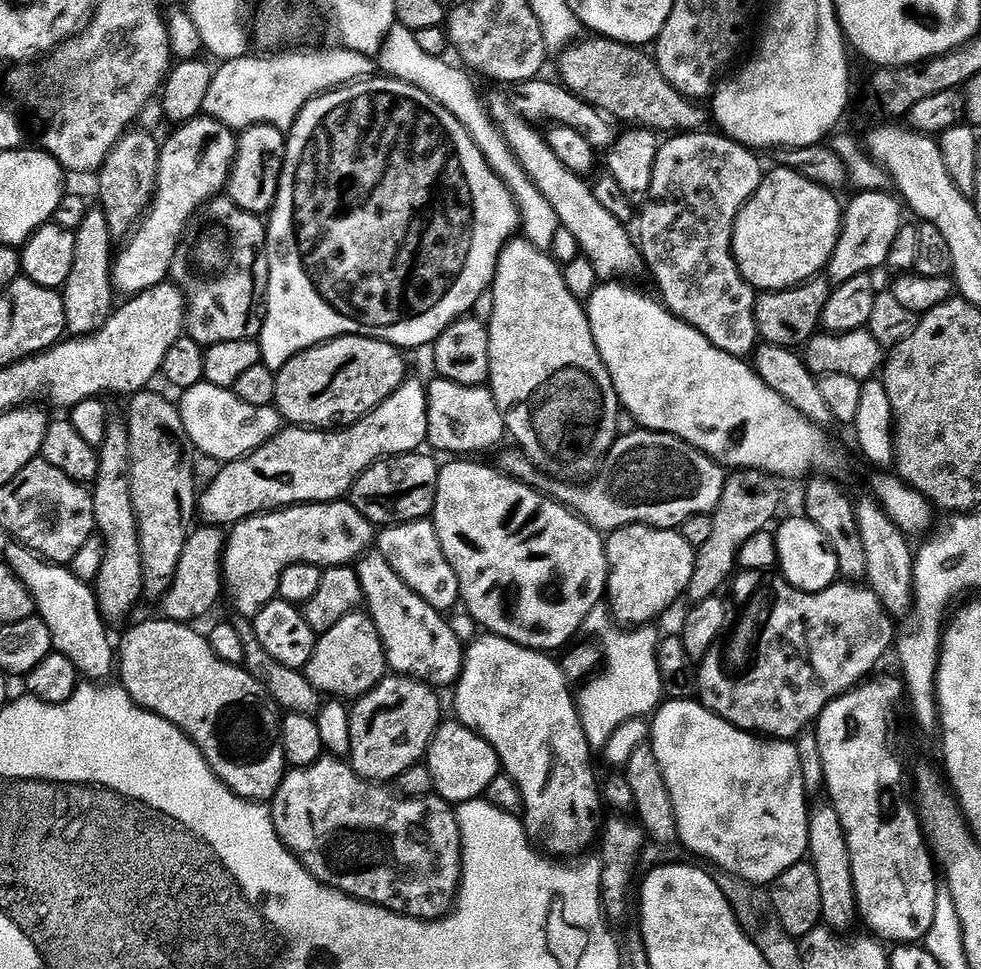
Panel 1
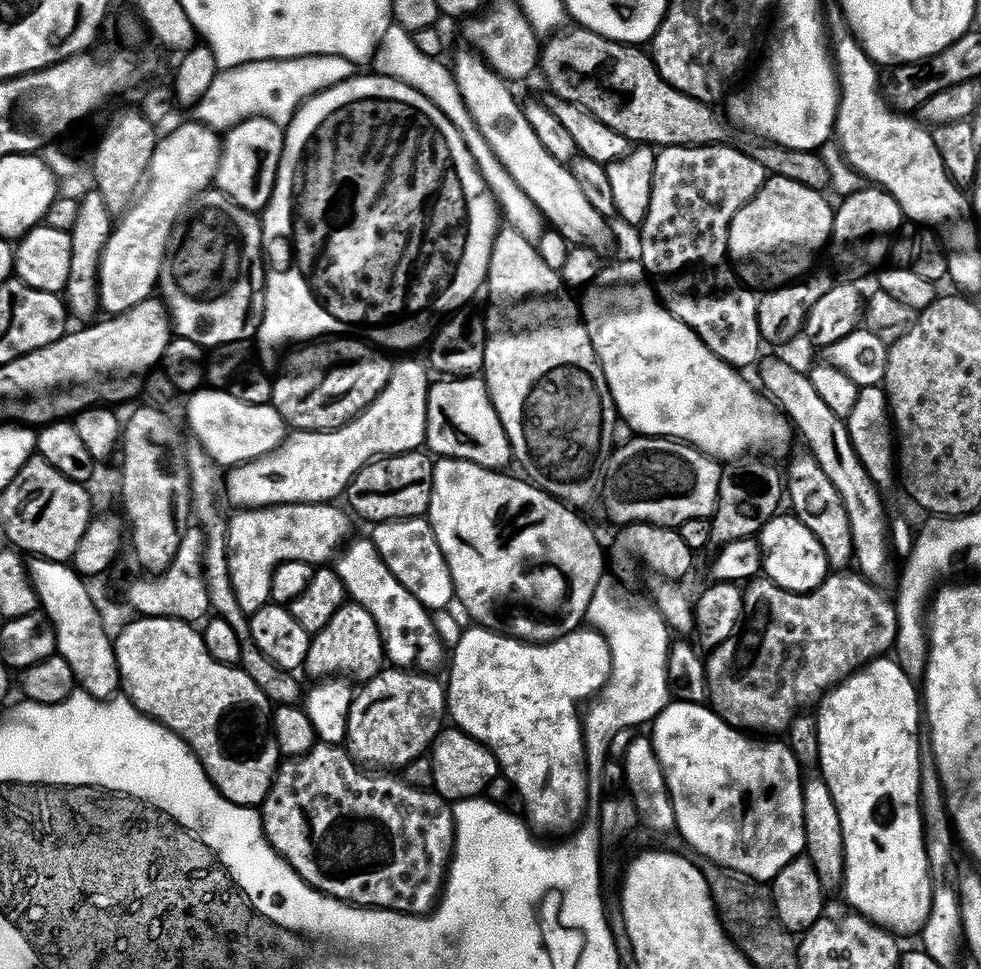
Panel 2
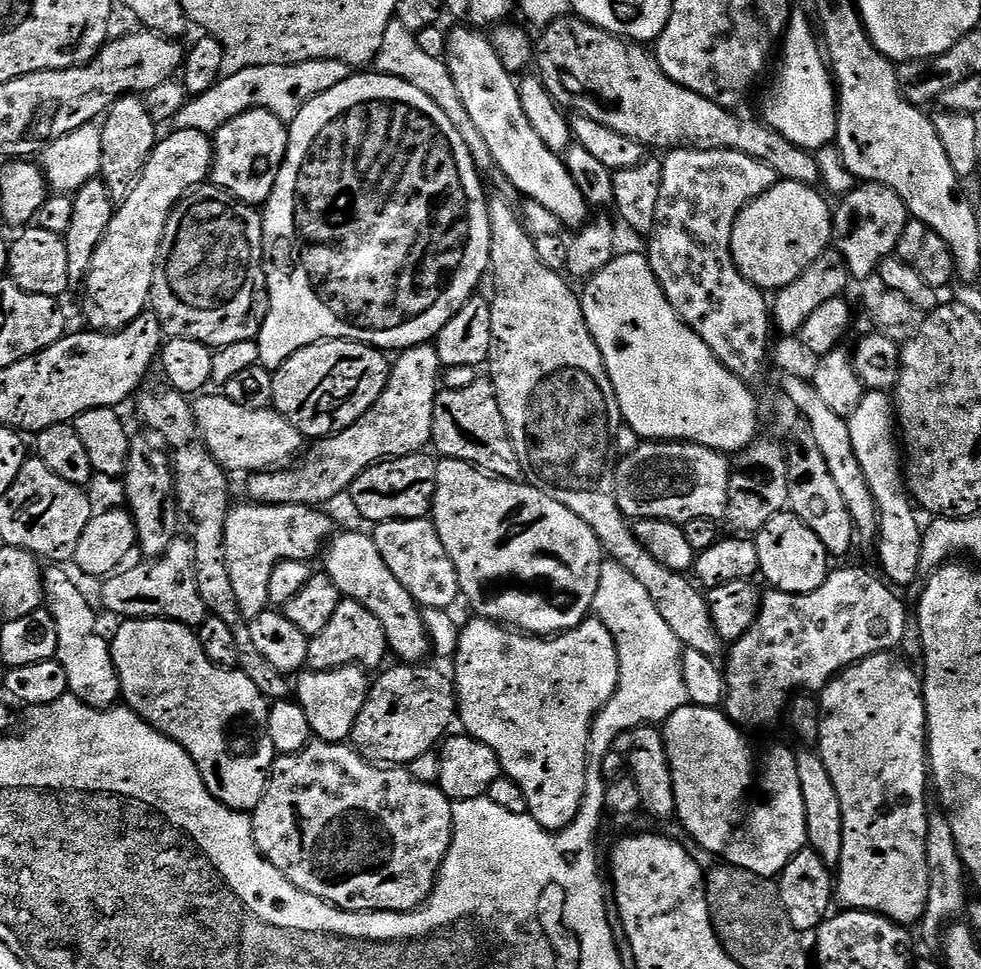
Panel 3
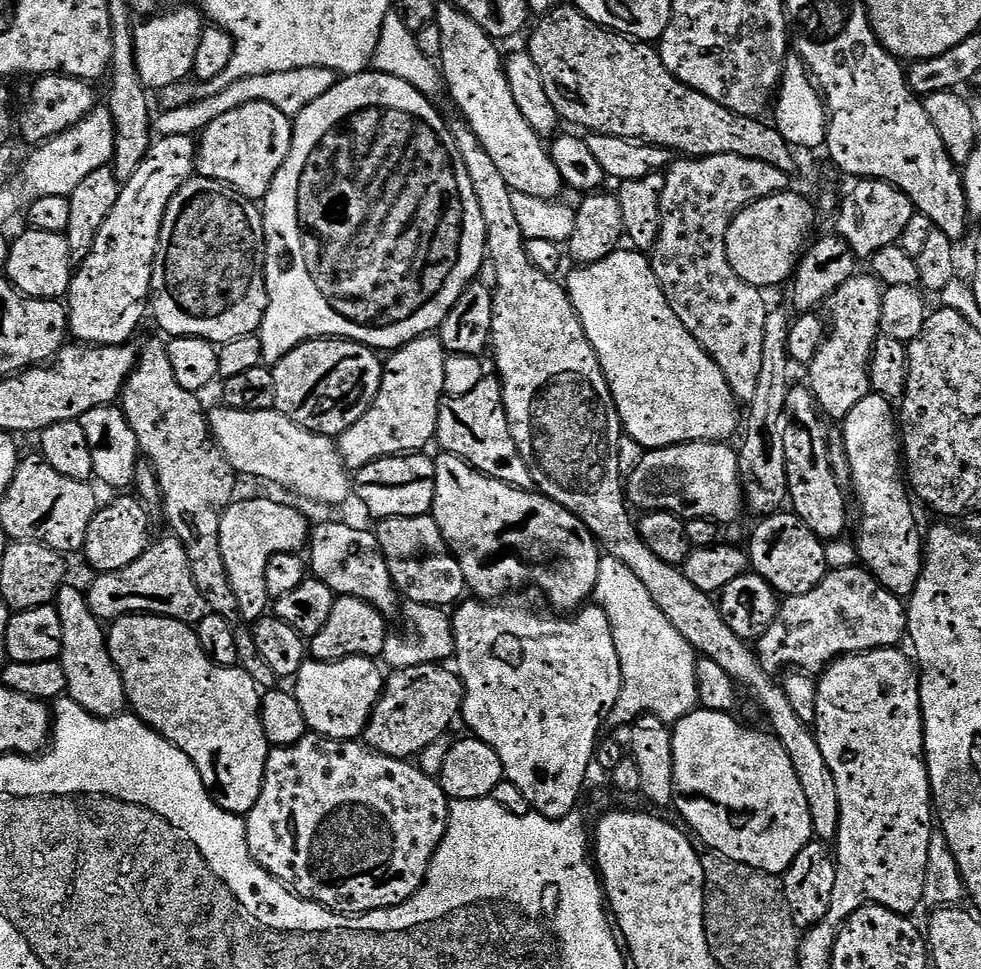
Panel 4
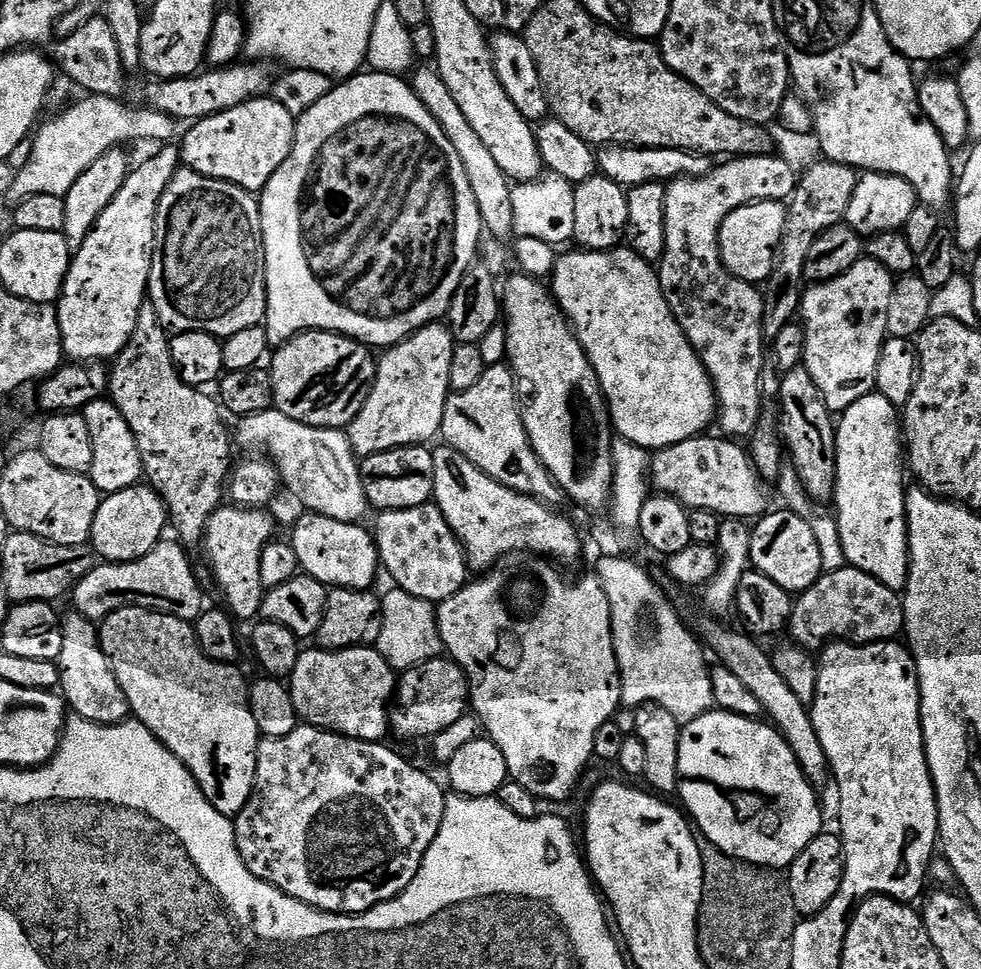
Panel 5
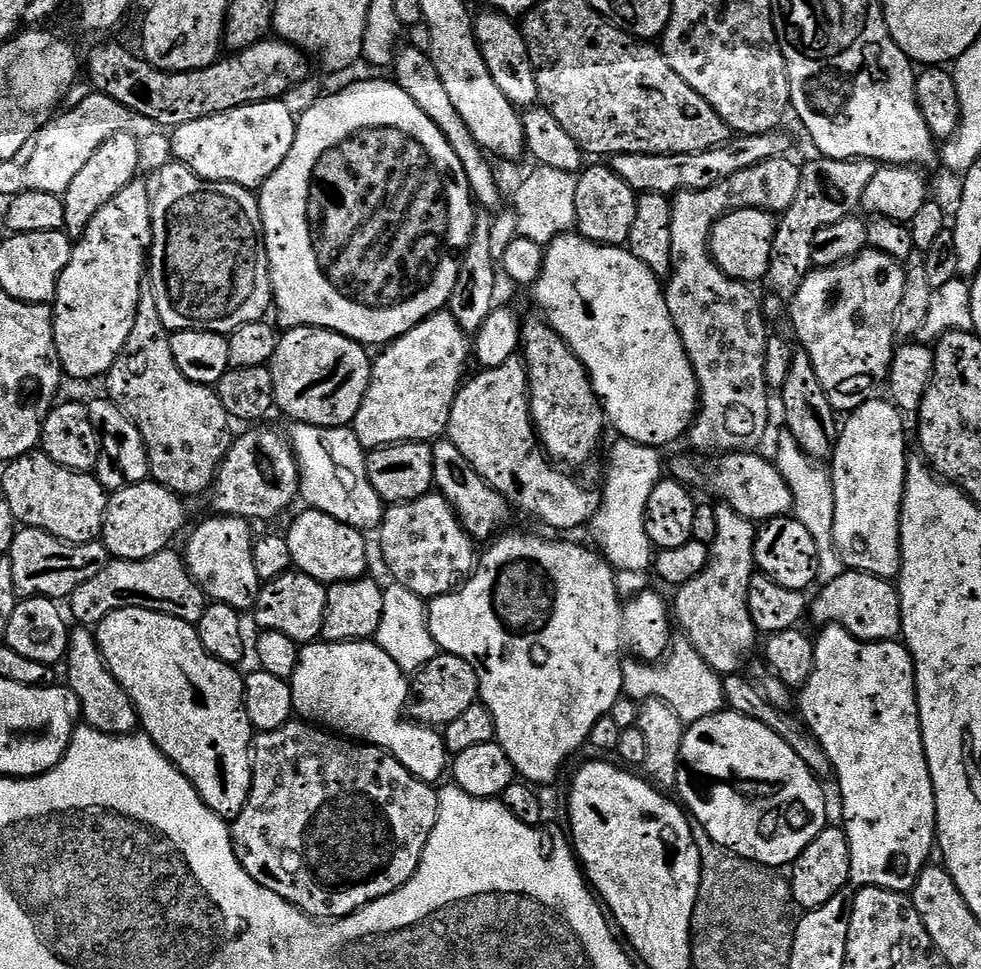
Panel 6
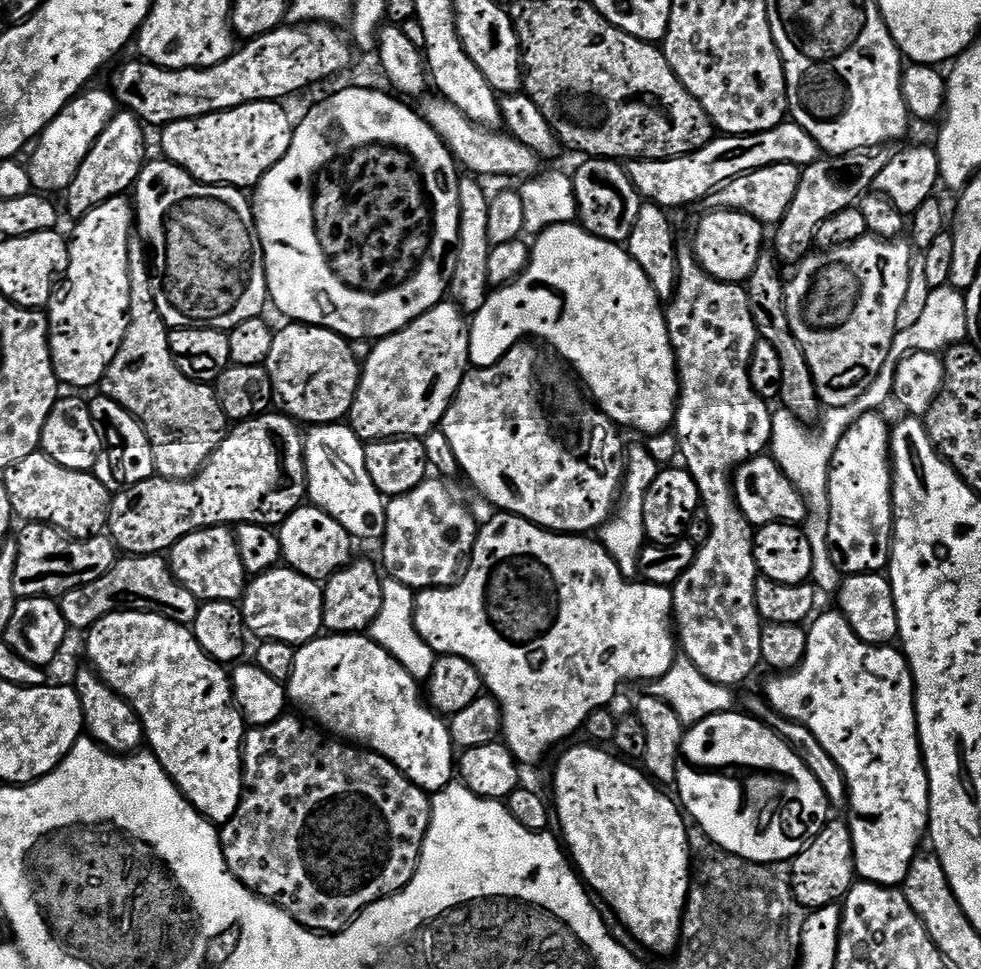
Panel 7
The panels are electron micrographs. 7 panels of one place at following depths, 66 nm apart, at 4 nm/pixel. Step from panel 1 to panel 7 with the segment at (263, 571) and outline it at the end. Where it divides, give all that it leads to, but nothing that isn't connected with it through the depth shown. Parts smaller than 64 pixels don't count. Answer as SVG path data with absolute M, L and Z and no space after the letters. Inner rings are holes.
M231 527L200 528L197 532L186 534L170 550L170 563L174 578L190 590L196 599L239 601L243 597L250 577L242 566L242 554L238 552L235 531Z

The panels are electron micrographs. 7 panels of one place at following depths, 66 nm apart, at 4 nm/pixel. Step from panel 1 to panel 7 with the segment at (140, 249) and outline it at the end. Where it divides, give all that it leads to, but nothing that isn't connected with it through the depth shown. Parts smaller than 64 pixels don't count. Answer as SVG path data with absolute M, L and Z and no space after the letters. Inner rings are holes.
M127 195L115 196L106 202L102 202L102 206L94 206L94 210L90 210L81 218L75 221L72 236L70 235L70 243L68 245L68 268L64 272L62 283L57 287L56 293L52 295L52 302L47 309L48 317L48 341L50 342L50 354L54 362L54 370L57 378L60 379L61 385L70 387L72 390L80 390L76 388L92 388L103 381L106 370L114 362L114 358L118 354L118 346L122 342L122 338L126 338L126 330L128 329L128 307L130 306L130 257L132 255L132 246L134 243L134 204Z

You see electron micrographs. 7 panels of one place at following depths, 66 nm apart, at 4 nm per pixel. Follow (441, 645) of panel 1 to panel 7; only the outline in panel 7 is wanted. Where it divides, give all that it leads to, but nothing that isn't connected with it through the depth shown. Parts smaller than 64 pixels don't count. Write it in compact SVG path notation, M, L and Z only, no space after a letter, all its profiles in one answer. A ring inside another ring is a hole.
M301 506L285 518L284 523L279 525L278 535L282 546L282 560L287 567L293 568L298 574L317 582L323 582L342 570L347 564L352 563L354 553L354 541L352 535L330 514L326 514L315 506Z

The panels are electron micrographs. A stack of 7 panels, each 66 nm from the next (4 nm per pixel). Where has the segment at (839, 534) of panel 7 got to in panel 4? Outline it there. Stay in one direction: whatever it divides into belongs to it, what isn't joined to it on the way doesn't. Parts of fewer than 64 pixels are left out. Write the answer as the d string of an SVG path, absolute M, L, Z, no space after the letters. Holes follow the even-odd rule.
M875 394L862 398L862 402L858 402L858 406L854 406L854 410L844 417L842 433L849 458L850 484L852 488L856 487L856 496L860 499L860 529L854 537L859 563L883 588L889 588L895 596L911 598L924 569L925 541L922 539L922 528L920 532L916 525L913 497L902 479L902 440L898 435L898 416L893 401Z

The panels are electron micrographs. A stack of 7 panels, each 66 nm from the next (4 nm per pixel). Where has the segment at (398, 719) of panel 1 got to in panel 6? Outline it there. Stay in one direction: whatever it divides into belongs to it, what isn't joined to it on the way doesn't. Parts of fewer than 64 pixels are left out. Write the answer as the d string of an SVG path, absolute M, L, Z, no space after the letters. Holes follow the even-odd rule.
M440 652L421 672L411 677L411 695L407 702L407 715L418 724L433 729L443 729L454 718L458 718L472 704L477 703L480 694L478 674L466 658L458 658L449 652Z

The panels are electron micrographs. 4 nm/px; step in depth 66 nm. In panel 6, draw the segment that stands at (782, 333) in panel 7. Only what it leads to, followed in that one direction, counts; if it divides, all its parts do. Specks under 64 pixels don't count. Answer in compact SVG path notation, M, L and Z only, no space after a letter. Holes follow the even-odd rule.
M793 351L790 374L786 374L786 382L782 382L778 396L781 406L784 407L787 431L791 432L800 449L813 461L831 461L832 452L836 448L838 416L822 390L822 382L818 382L818 374L814 374L814 362L810 362L804 351Z

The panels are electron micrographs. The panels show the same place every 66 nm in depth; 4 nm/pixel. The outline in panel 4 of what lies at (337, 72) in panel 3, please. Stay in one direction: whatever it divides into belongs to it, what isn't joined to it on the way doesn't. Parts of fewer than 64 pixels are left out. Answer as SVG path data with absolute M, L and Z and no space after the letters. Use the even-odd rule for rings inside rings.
M295 68L278 74L258 74L254 78L242 78L221 92L214 91L212 98L204 101L195 101L192 104L181 106L176 110L164 110L155 117L154 128L160 136L190 136L195 137L203 133L205 128L214 122L214 118L222 118L222 114L230 114L230 110L238 110L238 106L246 106L250 102L266 102L282 114L290 118L299 116L310 102L318 102L326 90L336 85L338 73L325 68Z

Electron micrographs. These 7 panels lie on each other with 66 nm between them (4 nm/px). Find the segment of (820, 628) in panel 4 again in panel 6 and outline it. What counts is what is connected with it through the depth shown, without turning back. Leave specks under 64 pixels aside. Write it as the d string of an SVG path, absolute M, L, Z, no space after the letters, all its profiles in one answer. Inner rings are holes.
M846 570L819 590L816 600L814 596L810 604L810 620L812 616L816 626L840 624L854 638L869 642L896 640L903 633L900 594L893 581Z

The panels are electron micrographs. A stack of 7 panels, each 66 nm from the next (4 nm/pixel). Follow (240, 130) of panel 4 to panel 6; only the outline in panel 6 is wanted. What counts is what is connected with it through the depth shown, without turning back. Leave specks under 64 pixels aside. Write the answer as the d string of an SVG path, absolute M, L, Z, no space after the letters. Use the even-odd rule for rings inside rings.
M283 99L238 106L171 129L173 157L175 163L185 164L204 180L256 190L286 162L286 154L294 146L297 123L298 117L286 110Z

